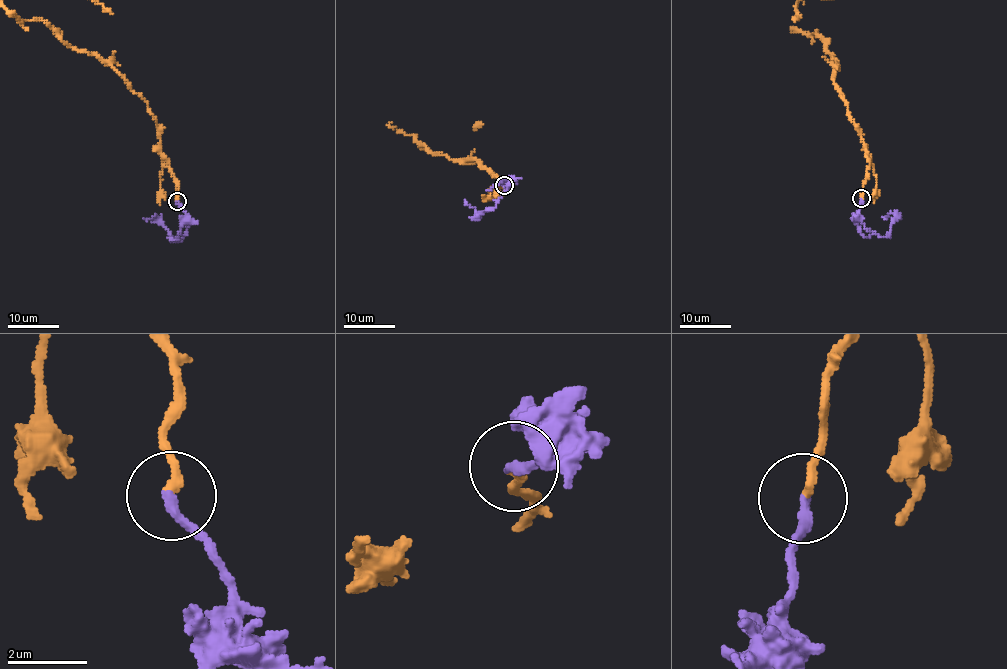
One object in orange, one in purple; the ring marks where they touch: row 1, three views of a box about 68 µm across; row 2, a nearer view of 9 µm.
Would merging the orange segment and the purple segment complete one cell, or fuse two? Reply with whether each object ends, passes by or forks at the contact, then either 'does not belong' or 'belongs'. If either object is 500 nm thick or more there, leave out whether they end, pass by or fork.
orange ends; purple ends; belongs

